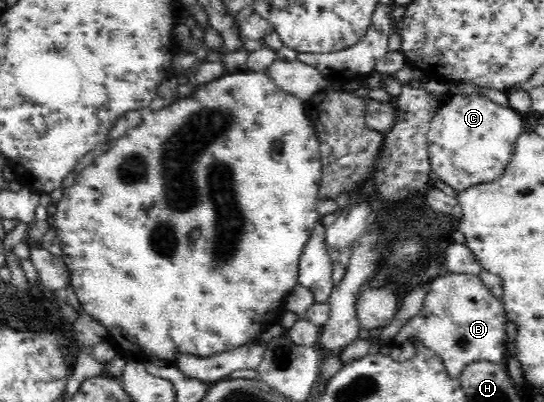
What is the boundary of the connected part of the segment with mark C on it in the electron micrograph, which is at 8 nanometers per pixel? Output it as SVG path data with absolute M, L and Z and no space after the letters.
M452 95L431 119L427 139L433 176L457 193L499 179L513 160L515 141L525 130L523 115L480 95Z

